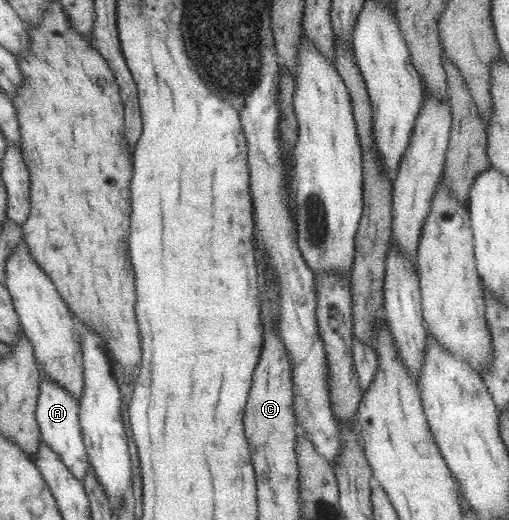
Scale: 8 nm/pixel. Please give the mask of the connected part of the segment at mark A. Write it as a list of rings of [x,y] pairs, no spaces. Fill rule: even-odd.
[[[41,376],[38,387],[37,407],[34,411],[40,440],[43,441],[67,467],[67,470],[82,481],[84,474],[90,468],[86,450],[82,441],[81,429],[78,421],[78,401],[65,391],[65,388],[51,382],[49,378]]]

